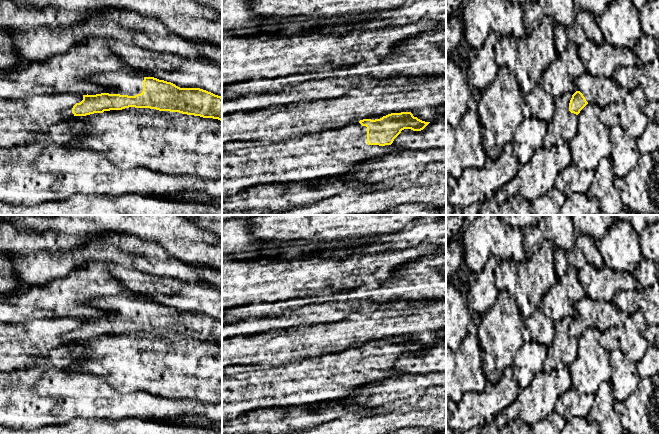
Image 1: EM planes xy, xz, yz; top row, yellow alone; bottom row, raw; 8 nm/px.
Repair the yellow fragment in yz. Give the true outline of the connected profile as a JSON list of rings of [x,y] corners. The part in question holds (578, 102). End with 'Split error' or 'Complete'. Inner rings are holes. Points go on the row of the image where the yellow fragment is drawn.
[[[585,72],[575,80],[577,91],[572,95],[569,111],[578,115],[588,104],[594,103],[601,108],[611,103],[625,100],[626,90],[612,77],[598,77]]]. Split error

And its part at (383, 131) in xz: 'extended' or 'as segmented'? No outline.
extended

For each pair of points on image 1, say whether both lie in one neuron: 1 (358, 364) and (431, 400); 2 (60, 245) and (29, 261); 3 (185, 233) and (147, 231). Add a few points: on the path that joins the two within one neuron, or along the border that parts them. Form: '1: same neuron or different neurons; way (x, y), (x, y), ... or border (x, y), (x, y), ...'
1: different neurons; border (401, 374), (370, 382), (366, 385)
2: different neurons; border (60, 251), (38, 251), (26, 254)
3: same neuron; way (176, 233), (172, 231), (156, 231)

